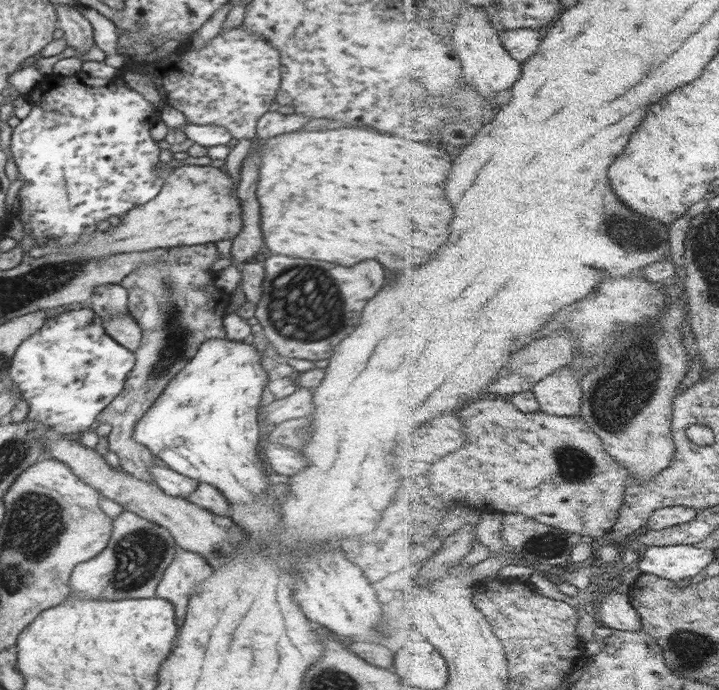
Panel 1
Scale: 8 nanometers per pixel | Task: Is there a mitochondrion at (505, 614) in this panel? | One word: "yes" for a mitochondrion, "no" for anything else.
no

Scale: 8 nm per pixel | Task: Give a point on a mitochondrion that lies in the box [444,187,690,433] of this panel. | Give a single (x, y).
(627, 234)

